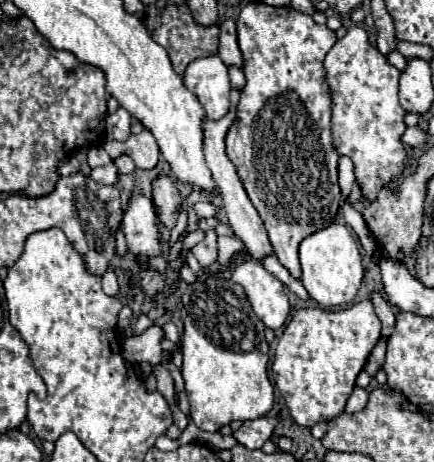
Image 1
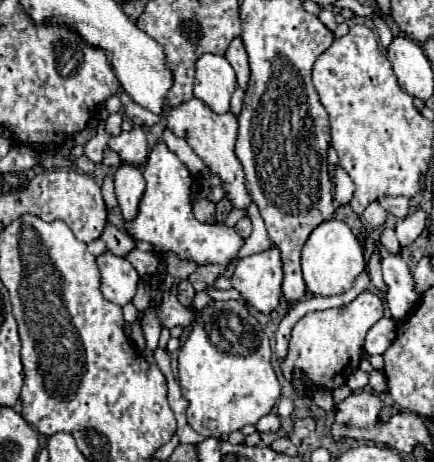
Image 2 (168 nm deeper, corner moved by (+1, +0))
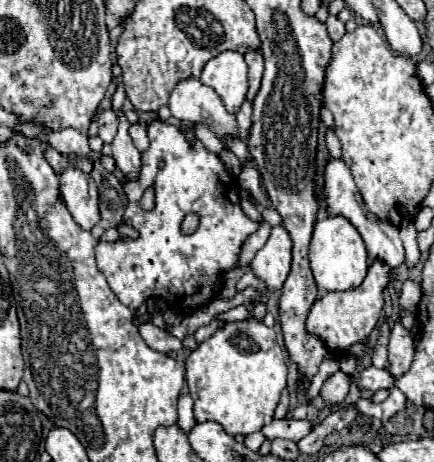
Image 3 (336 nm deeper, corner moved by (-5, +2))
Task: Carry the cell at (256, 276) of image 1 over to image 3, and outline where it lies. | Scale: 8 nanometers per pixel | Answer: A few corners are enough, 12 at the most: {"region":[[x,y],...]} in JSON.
{"region":[[272,227],[252,271],[268,289],[280,289],[290,273],[292,241]]}

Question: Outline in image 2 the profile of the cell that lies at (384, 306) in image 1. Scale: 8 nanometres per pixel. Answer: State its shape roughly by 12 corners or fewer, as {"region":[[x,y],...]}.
{"region":[[382,317],[366,335],[368,355],[382,355],[396,337],[396,323]]}

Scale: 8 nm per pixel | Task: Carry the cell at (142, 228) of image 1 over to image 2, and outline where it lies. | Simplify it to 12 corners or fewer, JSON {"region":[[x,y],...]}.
{"region":[[124,163],[114,189],[126,221],[138,215],[146,181]]}

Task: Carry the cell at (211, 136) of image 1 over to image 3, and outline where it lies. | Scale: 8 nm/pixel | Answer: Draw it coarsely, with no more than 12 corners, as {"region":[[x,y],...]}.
{"region":[[194,77],[174,85],[176,119],[204,123],[220,139],[238,137],[236,117]]}

